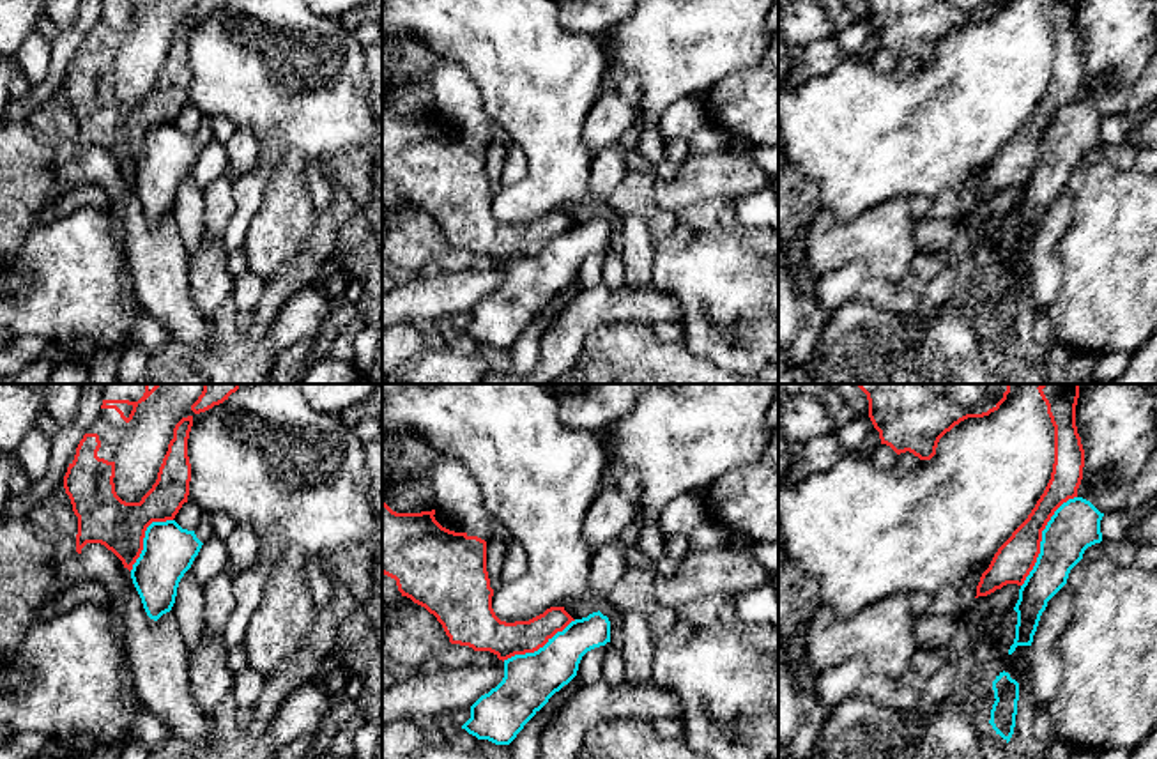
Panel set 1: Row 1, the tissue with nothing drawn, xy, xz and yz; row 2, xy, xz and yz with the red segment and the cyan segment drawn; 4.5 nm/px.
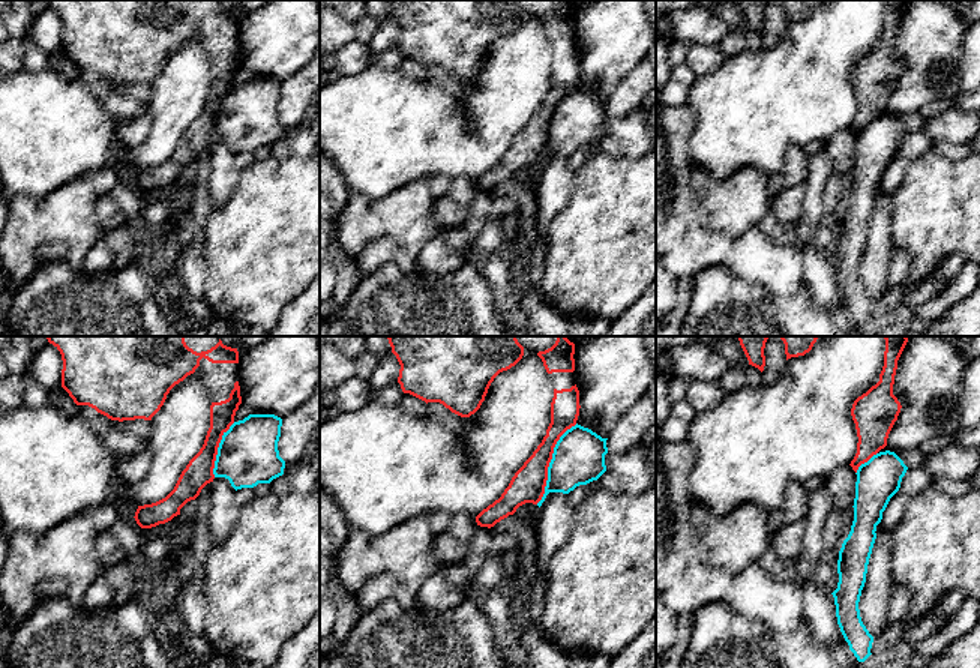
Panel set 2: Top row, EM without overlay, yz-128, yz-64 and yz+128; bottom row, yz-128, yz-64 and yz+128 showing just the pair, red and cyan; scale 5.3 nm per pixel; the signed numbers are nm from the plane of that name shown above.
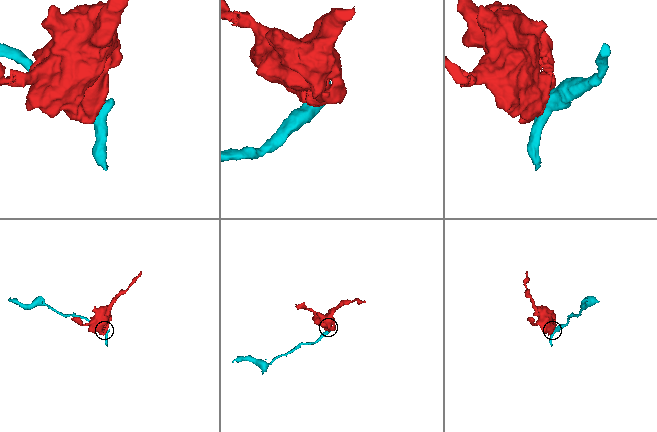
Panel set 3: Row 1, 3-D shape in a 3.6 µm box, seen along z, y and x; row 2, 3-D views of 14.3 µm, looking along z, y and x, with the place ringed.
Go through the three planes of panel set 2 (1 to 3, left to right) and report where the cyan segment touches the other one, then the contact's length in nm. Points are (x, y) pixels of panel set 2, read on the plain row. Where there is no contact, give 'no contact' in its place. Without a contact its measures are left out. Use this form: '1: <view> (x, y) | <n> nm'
1: yz-128 (216, 113) | 320 nm
2: yz-64 (550, 125) | 480 nm
3: yz+128 (865, 125) | 170 nm

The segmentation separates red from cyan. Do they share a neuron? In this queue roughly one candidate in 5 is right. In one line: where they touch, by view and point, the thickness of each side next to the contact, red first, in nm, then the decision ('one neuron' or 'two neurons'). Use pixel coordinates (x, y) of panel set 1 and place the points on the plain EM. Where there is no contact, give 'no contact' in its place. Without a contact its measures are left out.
contact yz (1041, 142); calibres 180 and 220 nm; two neurons

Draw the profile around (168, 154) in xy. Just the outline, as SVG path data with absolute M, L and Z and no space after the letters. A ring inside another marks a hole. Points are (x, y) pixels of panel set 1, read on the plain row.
M175 124L152 126L147 131L131 182L150 223L157 225L172 214L179 186L202 149L195 134L182 133Z

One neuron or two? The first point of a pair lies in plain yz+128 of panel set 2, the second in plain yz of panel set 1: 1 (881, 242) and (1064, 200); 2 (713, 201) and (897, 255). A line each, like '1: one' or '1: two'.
1: one
2: one

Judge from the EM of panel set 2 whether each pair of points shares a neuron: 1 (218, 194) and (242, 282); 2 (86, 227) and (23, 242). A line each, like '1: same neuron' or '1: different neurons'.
1: different neurons
2: same neuron

